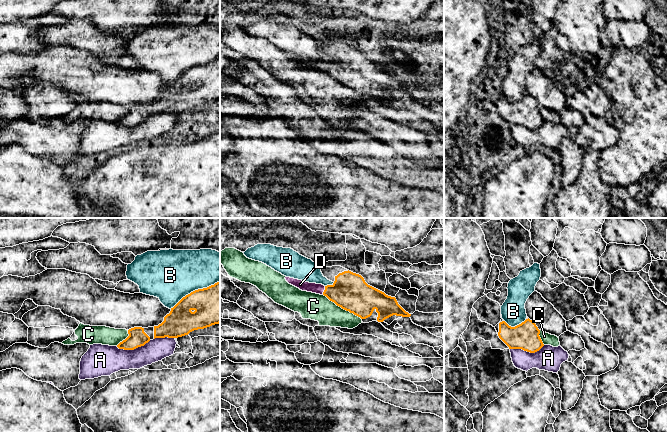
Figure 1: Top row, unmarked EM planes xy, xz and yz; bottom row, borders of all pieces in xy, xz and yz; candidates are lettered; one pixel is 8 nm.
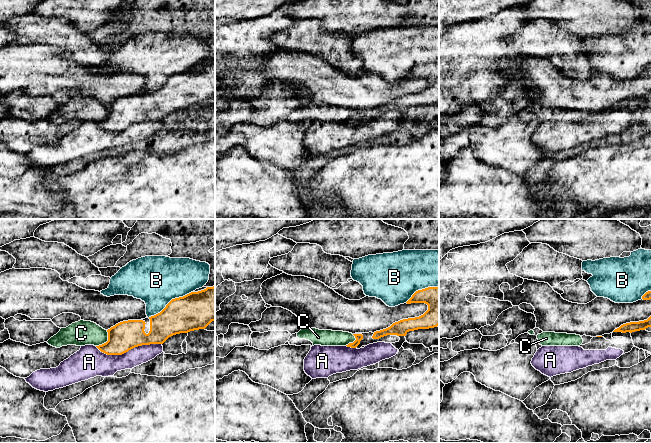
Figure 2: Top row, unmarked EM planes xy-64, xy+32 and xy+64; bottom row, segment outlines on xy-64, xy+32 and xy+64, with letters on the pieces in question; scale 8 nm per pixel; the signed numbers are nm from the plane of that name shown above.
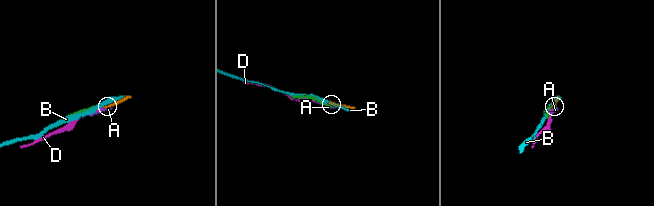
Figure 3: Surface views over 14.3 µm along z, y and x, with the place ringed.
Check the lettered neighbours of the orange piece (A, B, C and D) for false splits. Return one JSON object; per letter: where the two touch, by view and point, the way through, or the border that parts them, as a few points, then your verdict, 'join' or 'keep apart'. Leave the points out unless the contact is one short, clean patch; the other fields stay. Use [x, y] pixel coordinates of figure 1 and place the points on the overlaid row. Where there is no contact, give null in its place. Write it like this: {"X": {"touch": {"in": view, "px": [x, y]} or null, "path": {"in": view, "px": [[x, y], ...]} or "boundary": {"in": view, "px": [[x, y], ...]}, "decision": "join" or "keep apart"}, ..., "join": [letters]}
{"A": {"touch": {"in": "yz", "px": [527, 351]}, "decision": "keep apart"}, "B": {"touch": {"in": "xy", "px": [195, 290]}, "decision": "keep apart"}, "C": {"touch": {"in": "xz", "px": [342, 308]}, "boundary": {"in": "xz", "px": [[323, 294], [361, 319]]}, "decision": "keep apart"}, "D": {"touch": {"in": "xz", "px": [324, 290]}, "path": {"in": "xz", "px": [[349, 291], [324, 290], [302, 285]]}, "decision": "join"}, "join": ["D"]}

